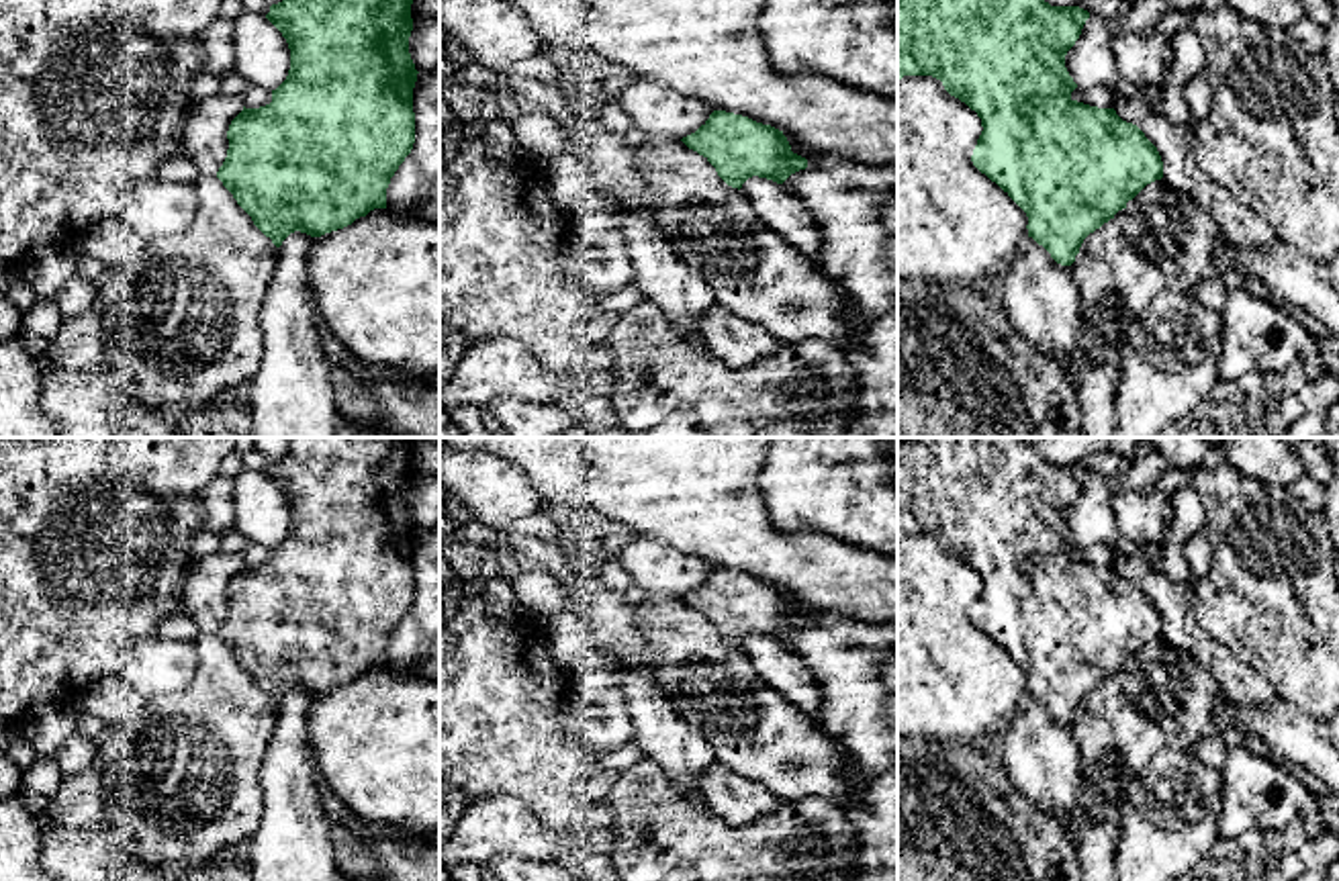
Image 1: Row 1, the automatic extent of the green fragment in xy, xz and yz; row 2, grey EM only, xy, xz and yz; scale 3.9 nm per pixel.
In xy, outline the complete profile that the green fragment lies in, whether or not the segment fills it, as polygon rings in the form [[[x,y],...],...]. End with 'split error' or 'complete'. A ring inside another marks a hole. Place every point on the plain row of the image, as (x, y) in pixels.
[[[286,437],[288,454],[270,464],[266,476],[290,507],[286,538],[272,548],[272,560],[245,566],[231,578],[229,607],[217,636],[253,683],[276,705],[294,691],[321,695],[343,687],[374,666],[386,666],[390,636],[415,601],[413,546],[417,527],[409,511],[415,437]]]; complete

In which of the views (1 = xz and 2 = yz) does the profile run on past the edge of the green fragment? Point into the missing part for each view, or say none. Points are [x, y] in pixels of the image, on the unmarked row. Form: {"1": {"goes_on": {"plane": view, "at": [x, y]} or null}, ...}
{"1": {"goes_on": null}, "2": {"goes_on": null}}

